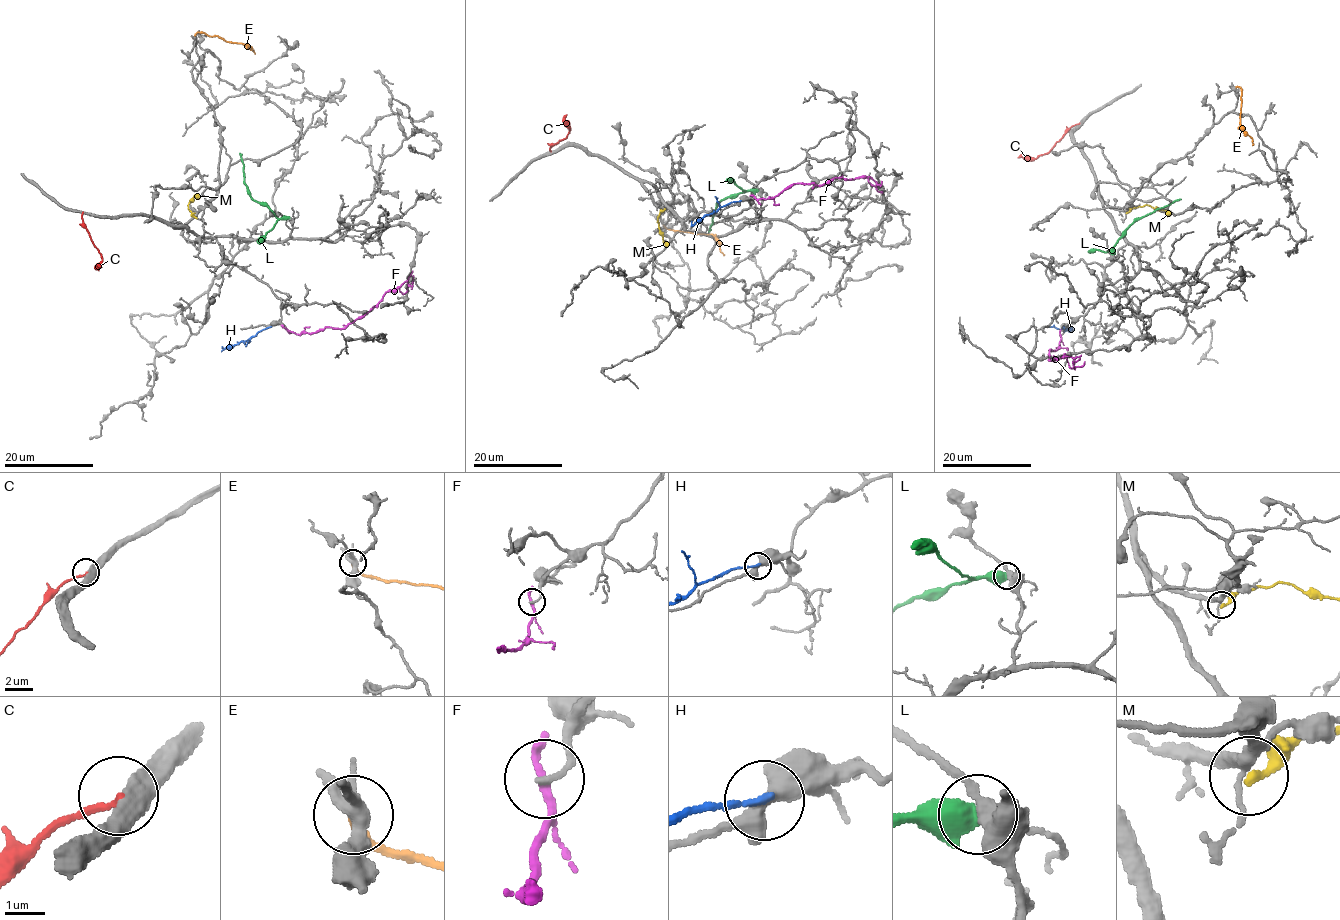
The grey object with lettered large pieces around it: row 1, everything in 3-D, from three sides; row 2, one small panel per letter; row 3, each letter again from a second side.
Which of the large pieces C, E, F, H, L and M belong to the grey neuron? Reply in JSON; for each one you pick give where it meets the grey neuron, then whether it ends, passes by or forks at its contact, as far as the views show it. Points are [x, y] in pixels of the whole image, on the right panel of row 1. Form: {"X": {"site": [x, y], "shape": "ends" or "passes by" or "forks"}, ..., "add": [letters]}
{"E": {"site": [1236, 87], "shape": "ends"}, "add": ["E"]}

